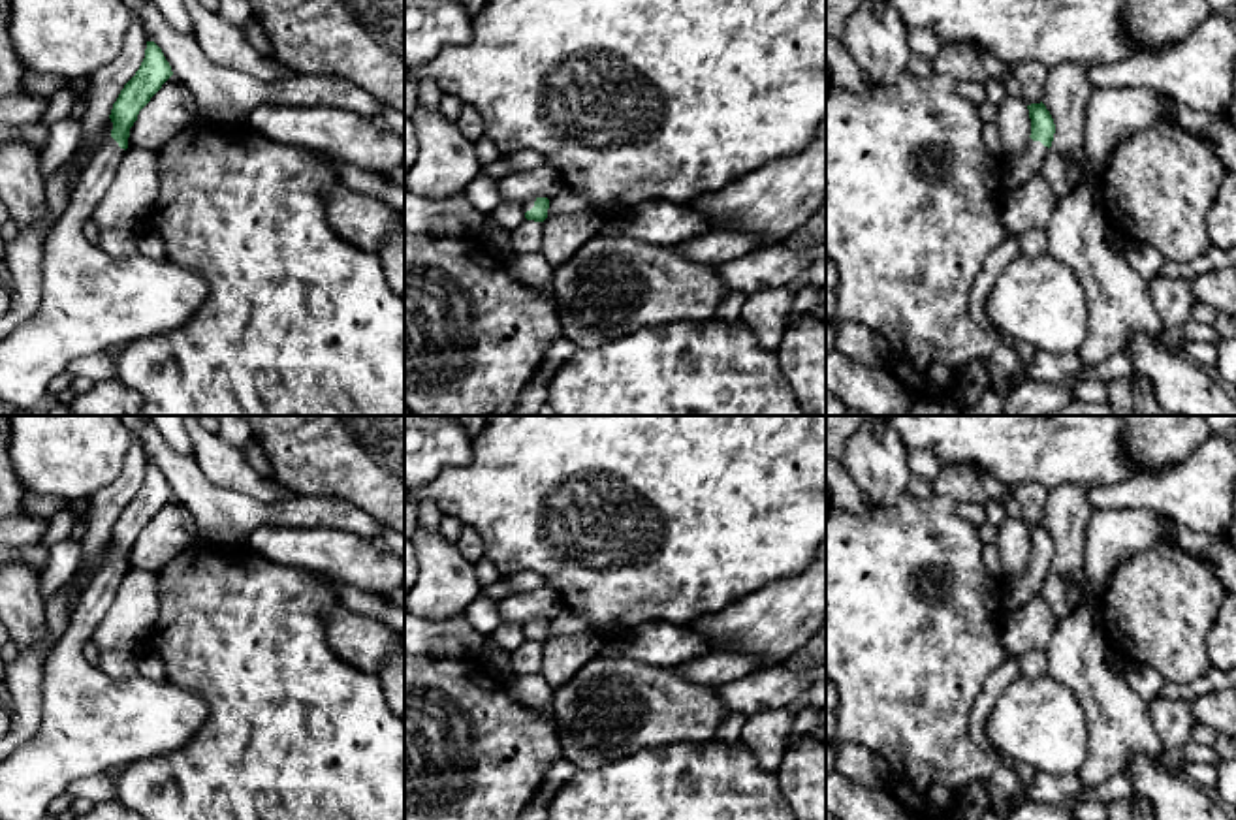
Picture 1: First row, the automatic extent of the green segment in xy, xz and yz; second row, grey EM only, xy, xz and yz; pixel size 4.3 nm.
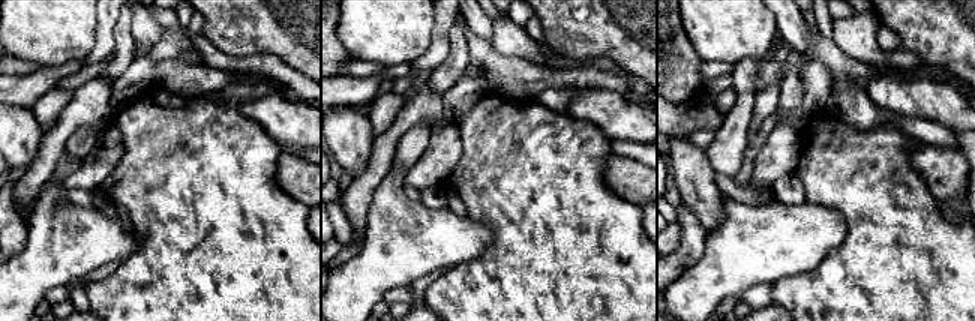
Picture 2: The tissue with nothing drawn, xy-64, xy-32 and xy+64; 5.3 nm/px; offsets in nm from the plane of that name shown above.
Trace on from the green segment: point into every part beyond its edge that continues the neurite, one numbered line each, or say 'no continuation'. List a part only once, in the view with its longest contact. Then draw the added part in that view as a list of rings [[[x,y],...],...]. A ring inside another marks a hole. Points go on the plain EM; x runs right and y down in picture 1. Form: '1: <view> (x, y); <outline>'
1: yz (1020, 589); [[[1029,562],[1020,576],[1006,576],[1003,585],[1003,609],[1012,611],[1029,604],[1035,596],[1044,592],[1048,568],[1040,562]]]

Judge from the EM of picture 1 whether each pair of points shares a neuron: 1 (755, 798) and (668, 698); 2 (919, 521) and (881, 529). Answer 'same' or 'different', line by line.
1: different
2: same

